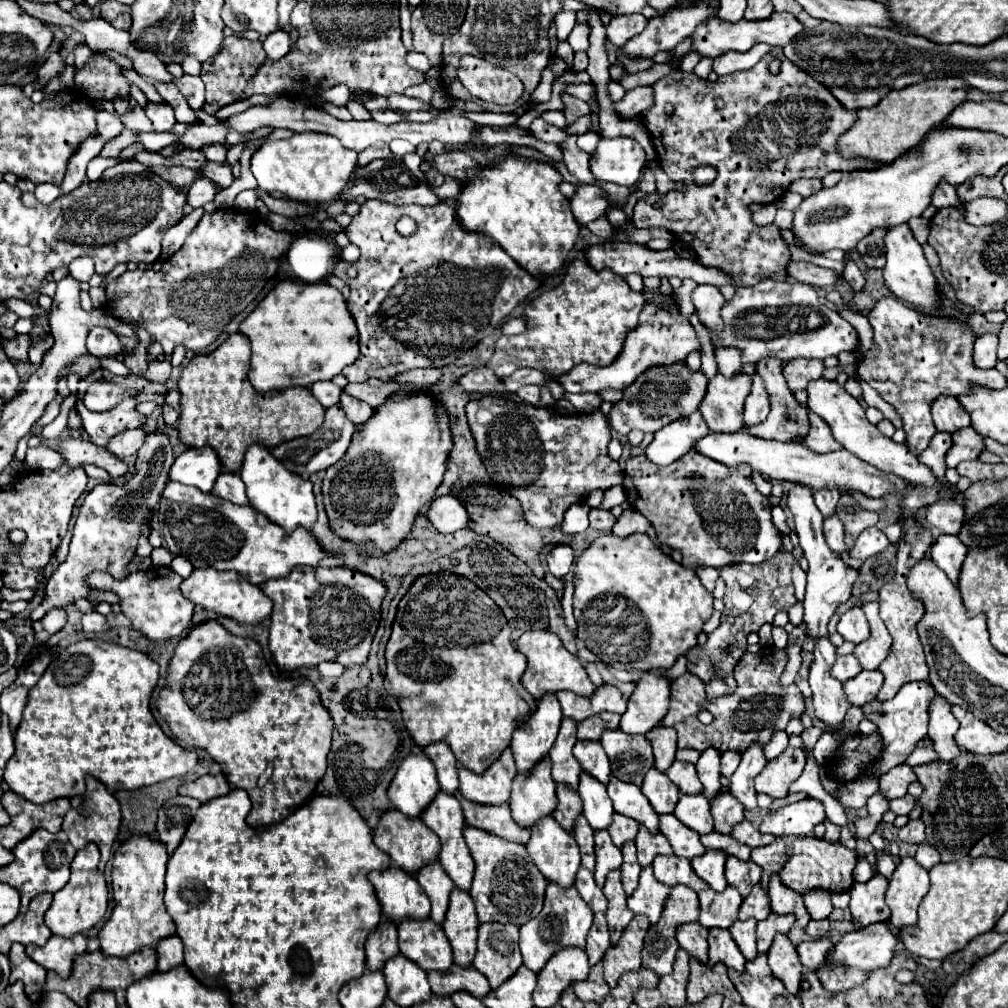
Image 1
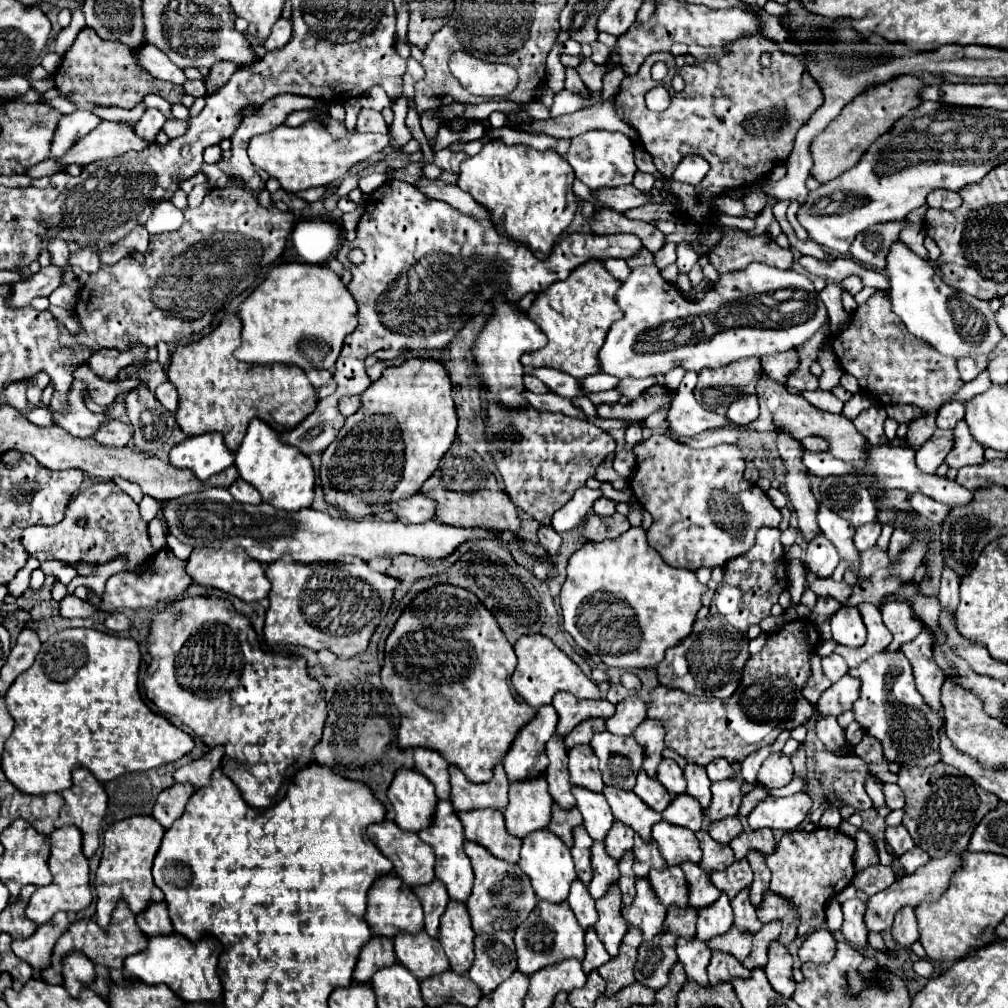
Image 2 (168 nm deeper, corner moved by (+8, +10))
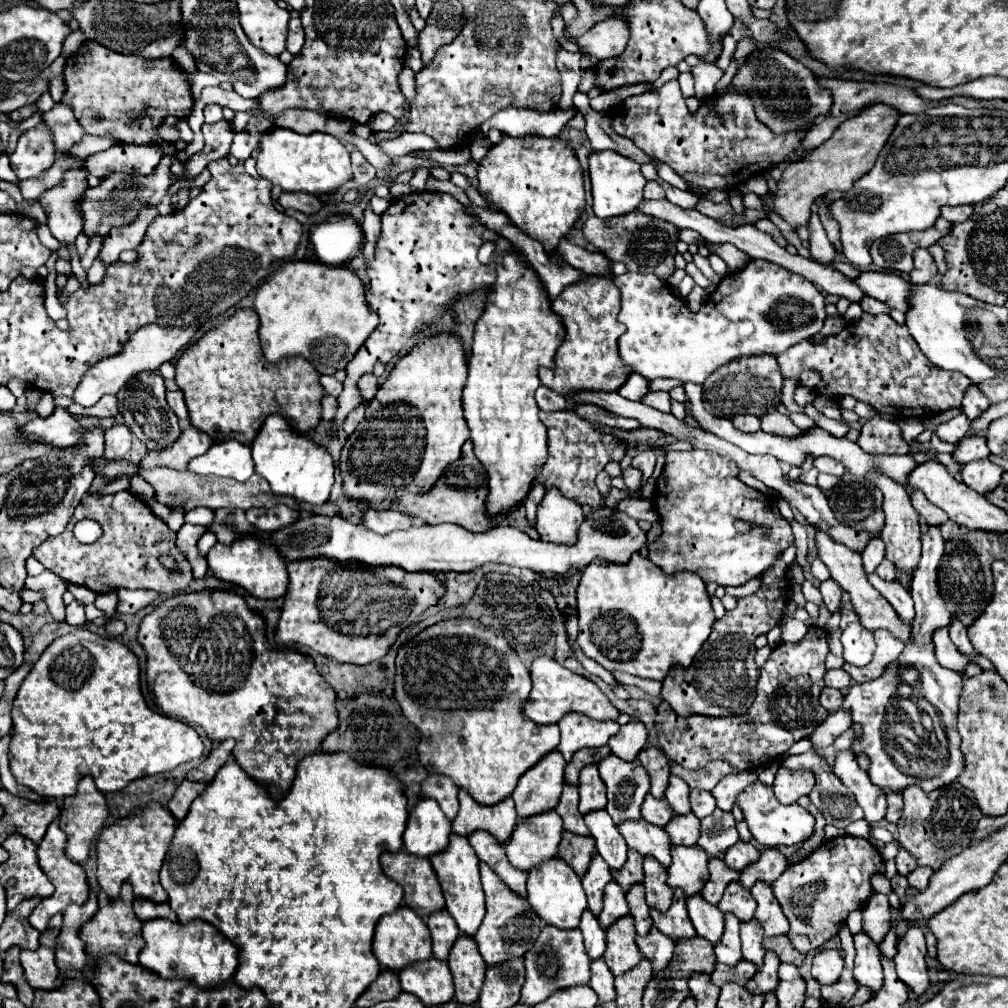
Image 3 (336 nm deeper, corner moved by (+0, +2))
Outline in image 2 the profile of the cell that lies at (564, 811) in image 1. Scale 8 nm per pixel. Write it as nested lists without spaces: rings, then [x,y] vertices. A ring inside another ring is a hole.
[[[552,806],[552,822],[548,824],[548,828],[562,838],[562,842],[566,842],[566,846],[572,846],[572,828],[582,824],[580,812],[576,810],[576,806],[572,806],[570,810],[564,810],[560,806]]]

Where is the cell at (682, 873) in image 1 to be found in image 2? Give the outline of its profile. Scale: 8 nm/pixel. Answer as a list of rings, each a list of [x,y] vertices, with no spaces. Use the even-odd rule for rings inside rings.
[[[666,866],[664,870],[652,870],[648,876],[656,896],[662,900],[664,906],[688,904],[688,882],[684,882],[684,872],[680,866]]]

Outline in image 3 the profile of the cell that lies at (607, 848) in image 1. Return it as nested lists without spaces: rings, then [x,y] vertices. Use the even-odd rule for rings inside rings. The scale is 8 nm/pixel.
[[[612,880],[606,886],[606,892],[604,892],[604,910],[598,916],[602,930],[606,930],[608,926],[612,926],[612,922],[616,922],[616,918],[620,918],[624,914],[628,914],[626,896],[624,896],[622,888],[616,886],[616,882]]]

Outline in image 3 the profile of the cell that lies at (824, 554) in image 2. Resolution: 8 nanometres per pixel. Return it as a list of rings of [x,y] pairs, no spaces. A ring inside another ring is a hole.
[[[826,580],[820,586],[824,604],[830,612],[840,612],[840,602],[842,602],[842,588],[834,580]]]

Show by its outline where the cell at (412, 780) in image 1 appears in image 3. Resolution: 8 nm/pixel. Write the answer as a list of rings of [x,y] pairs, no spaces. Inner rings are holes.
[[[420,800],[408,816],[404,830],[404,850],[420,856],[432,858],[448,848],[450,842],[450,820],[444,818],[436,800]]]

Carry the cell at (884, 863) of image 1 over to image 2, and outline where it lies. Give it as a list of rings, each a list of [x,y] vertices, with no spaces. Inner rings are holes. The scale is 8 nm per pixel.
[[[874,864],[874,866],[868,866],[860,872],[860,876],[856,878],[854,886],[864,890],[868,896],[874,896],[878,894],[880,890],[886,890],[892,882],[894,882],[894,870],[892,866],[884,866],[884,864]]]

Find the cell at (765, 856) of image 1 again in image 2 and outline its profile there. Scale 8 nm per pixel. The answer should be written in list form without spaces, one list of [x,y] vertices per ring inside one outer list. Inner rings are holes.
[[[752,850],[752,854],[748,854],[746,860],[750,862],[754,872],[754,882],[750,886],[750,900],[754,906],[758,906],[762,900],[762,894],[768,890],[768,884],[770,884],[770,870],[766,864],[766,856],[756,854],[756,850]]]

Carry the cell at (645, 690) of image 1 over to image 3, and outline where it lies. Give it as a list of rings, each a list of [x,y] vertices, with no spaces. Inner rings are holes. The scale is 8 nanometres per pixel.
[[[630,720],[628,724],[622,726],[622,730],[618,734],[614,734],[608,740],[610,752],[616,754],[618,758],[626,760],[626,762],[634,762],[638,752],[646,746],[646,726],[638,720]]]

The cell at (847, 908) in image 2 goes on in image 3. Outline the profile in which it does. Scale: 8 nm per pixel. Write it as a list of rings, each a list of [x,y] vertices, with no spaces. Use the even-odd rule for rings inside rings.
[[[864,932],[854,936],[854,944],[856,944],[856,966],[852,978],[856,980],[858,986],[866,986],[870,992],[876,994],[882,986],[882,966],[878,958],[880,952]]]

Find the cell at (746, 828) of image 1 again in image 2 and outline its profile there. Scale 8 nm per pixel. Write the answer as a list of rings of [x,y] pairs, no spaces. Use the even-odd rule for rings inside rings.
[[[744,830],[730,842],[730,848],[736,854],[736,860],[746,858],[746,852],[750,848],[760,850],[762,854],[770,854],[774,852],[774,846],[776,846],[776,840],[772,830]]]

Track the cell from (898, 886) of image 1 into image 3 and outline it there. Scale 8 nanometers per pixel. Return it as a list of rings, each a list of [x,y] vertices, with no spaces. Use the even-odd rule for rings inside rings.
[[[912,926],[900,940],[894,962],[898,978],[916,996],[922,996],[930,988],[928,964],[926,964],[926,938],[918,926]]]

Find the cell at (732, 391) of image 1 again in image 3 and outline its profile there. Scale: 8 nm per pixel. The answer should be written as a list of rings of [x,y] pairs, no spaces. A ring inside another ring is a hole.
[[[774,354],[764,356],[751,356],[736,358],[736,362],[728,362],[728,366],[722,366],[716,370],[716,374],[708,376],[708,382],[702,386],[702,402],[704,408],[710,414],[732,418],[736,414],[764,414],[774,412],[780,404],[780,392],[782,392],[782,372],[776,362]]]

